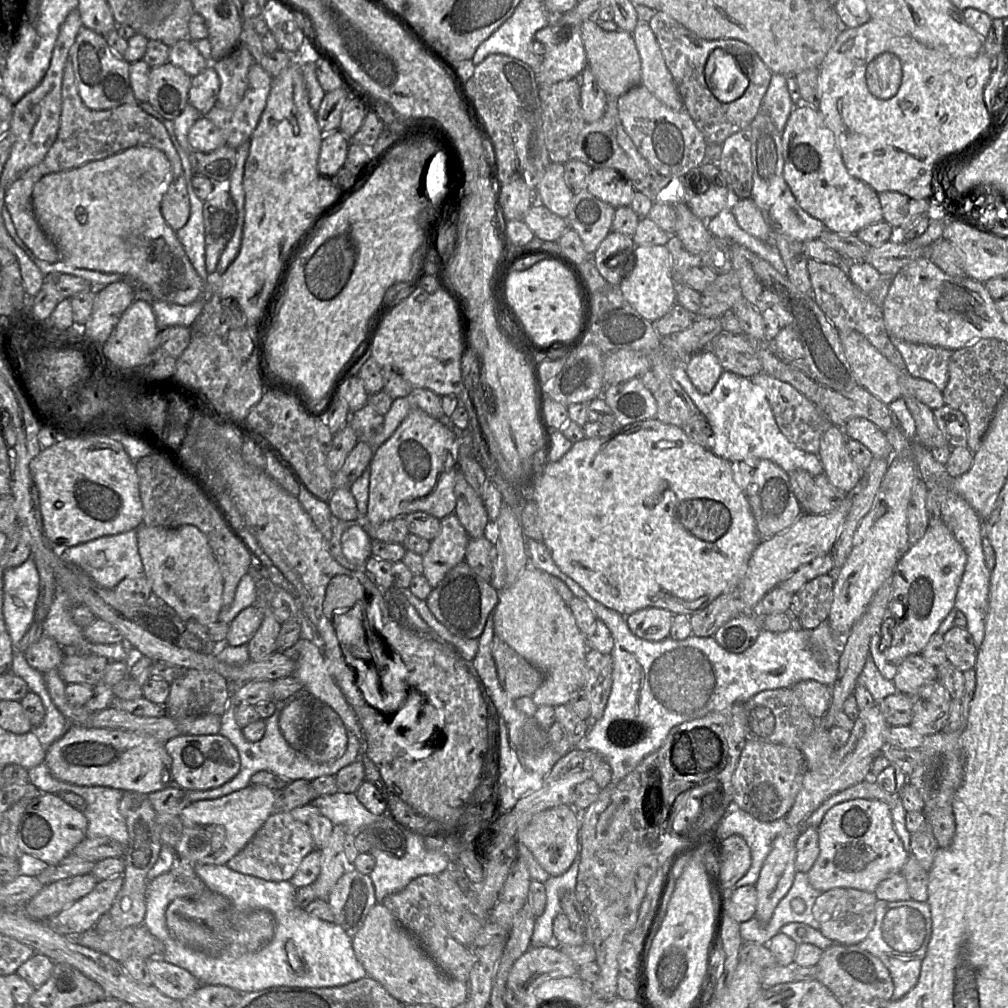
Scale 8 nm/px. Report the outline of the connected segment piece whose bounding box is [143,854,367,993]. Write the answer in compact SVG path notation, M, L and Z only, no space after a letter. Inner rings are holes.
M176 854L176 864L171 870L157 876L148 884L143 925L163 944L162 957L157 958L188 970L197 978L200 984L224 985L234 988L241 993L248 993L282 986L311 988L340 987L366 977L365 969L354 954L352 938L336 923L327 922L312 916L305 912L304 908L297 906L295 902L296 891L297 888L290 881L267 881L236 872L226 864L193 865L189 862L177 862ZM207 890L211 890L227 898L232 910L236 912L248 912L257 909L269 910L276 919L276 930L272 940L259 950L240 956L215 956L179 941L174 937L166 924L165 913L168 905L175 897L186 896L188 898L197 898Z

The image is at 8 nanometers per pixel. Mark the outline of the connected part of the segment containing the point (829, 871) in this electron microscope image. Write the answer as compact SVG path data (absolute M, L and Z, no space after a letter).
M875 798L852 799L832 807L818 827L819 855L807 872L810 884L821 893L833 888L854 888L874 892L884 879L902 870L908 859L903 842L895 831L890 805Z

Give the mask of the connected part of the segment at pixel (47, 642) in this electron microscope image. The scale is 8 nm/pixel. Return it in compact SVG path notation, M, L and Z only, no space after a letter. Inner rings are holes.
M42 636L39 641L30 645L23 654L31 668L44 674L51 670L57 670L64 657L63 649L53 639Z

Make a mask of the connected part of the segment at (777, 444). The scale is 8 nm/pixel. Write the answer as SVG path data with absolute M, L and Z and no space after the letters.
M675 364L672 375L706 417L713 432L711 450L715 455L734 465L746 460L768 459L787 473L797 469L805 470L813 477L824 473L818 455L797 448L780 431L764 389L750 378L723 371L713 390L709 394L702 394L691 382L684 364Z

